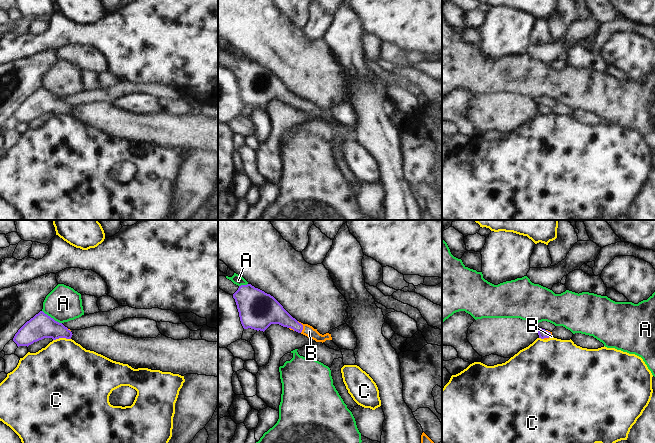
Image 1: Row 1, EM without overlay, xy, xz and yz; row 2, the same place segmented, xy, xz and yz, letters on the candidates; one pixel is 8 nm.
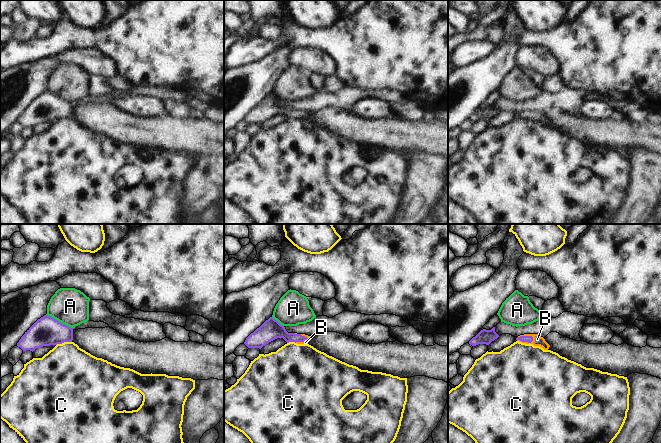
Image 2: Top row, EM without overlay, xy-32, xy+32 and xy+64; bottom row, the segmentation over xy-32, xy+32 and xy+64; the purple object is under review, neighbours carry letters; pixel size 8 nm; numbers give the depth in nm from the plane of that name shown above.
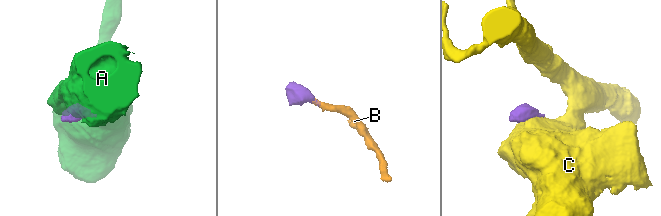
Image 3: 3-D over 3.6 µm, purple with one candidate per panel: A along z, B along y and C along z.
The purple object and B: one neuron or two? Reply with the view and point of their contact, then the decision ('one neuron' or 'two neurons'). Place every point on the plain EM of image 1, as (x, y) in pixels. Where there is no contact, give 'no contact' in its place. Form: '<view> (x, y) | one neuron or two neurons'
xz (302, 102) | one neuron

